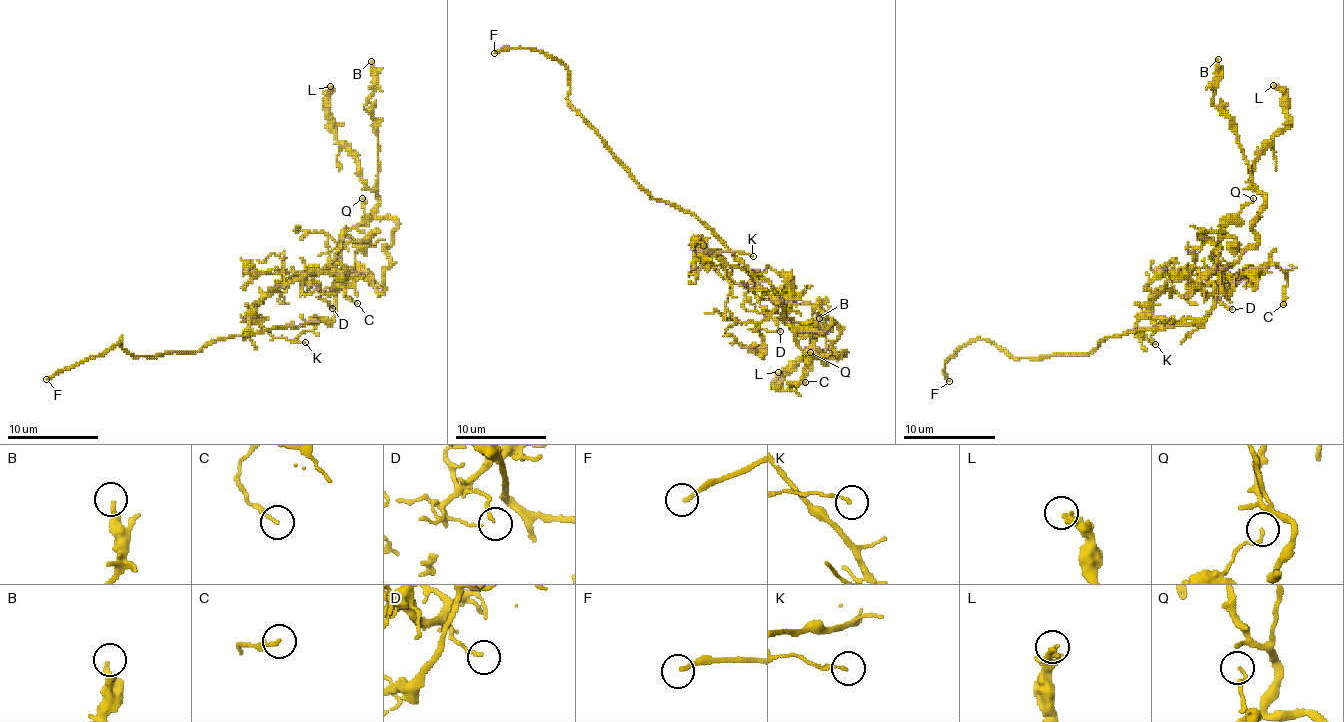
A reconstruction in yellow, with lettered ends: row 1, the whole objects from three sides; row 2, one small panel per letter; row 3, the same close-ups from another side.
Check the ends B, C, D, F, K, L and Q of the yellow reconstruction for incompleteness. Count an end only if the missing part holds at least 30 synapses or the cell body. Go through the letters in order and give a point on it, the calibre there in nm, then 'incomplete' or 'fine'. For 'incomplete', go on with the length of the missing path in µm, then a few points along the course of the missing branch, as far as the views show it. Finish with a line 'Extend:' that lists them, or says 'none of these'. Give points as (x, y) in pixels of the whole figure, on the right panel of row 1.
B: at (1218, 59); 240 nm thick; fine
C: at (1283, 304); 140 nm thick; fine
D: at (1232, 309); 140 nm thick; fine
F: at (949, 381); 160 nm thick; incomplete; about 20 µm are missing; missing branch runs (949, 381), (961, 395), (1021, 427), (1070, 427), (1079, 422), (1072, 427)
K: at (1155, 344); 110 nm thick; fine
L: at (1273, 85); 320 nm thick; fine
Q: at (1253, 198); 70 nm thick; fine
Extend: F

